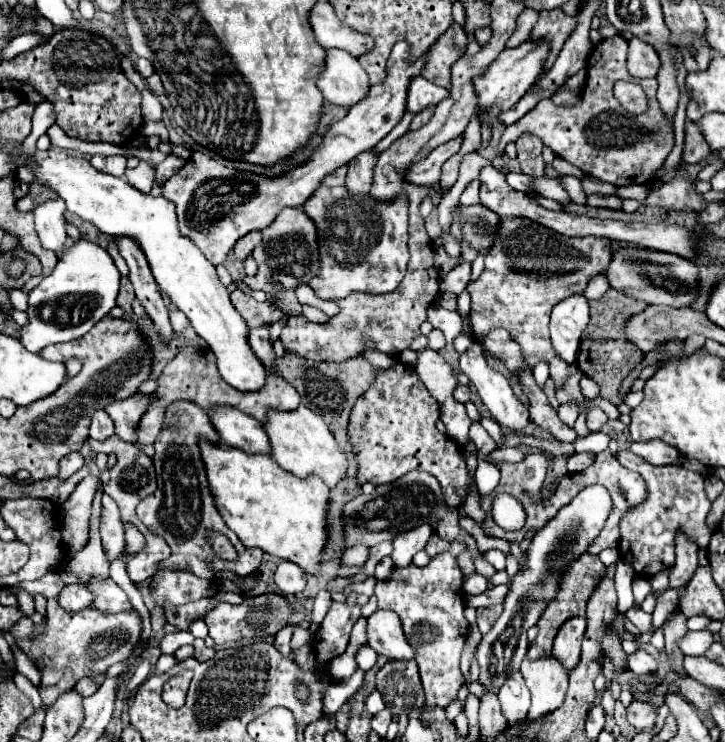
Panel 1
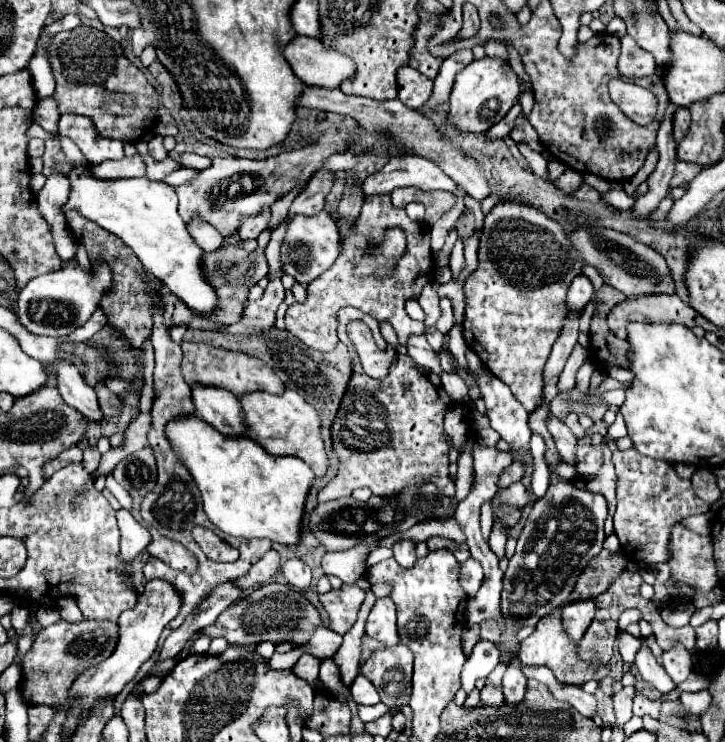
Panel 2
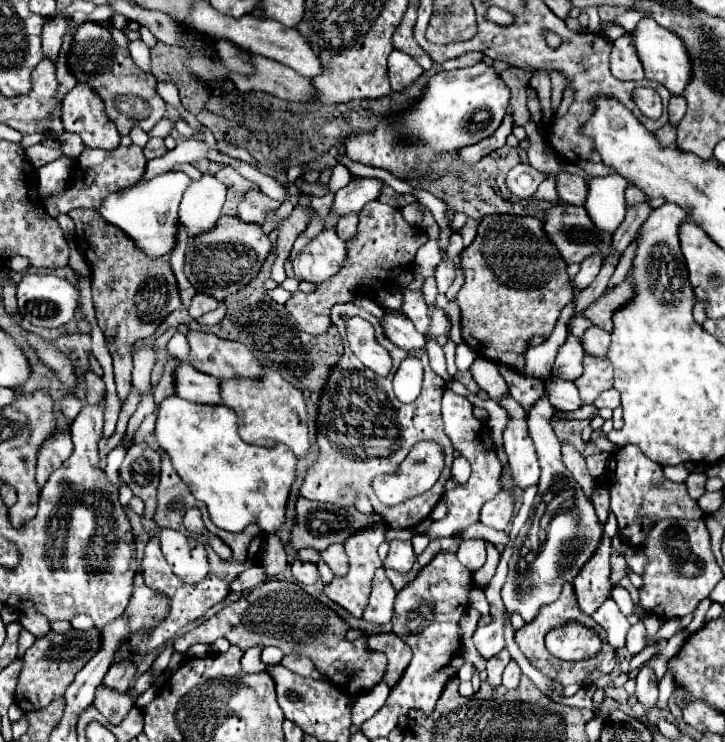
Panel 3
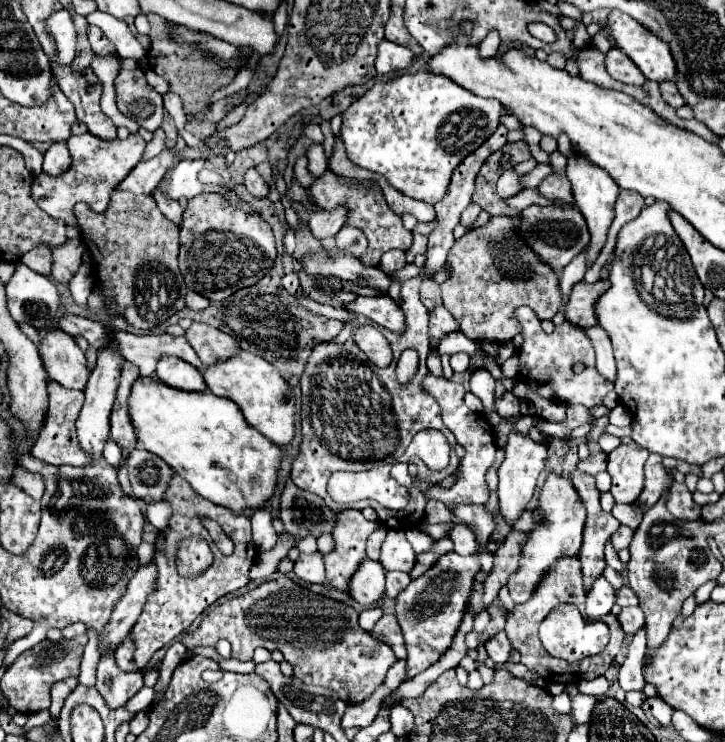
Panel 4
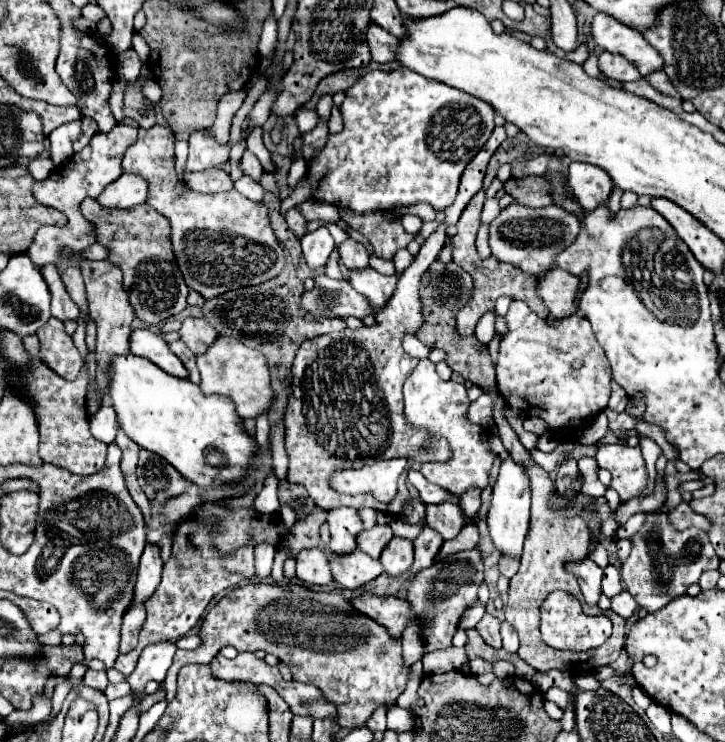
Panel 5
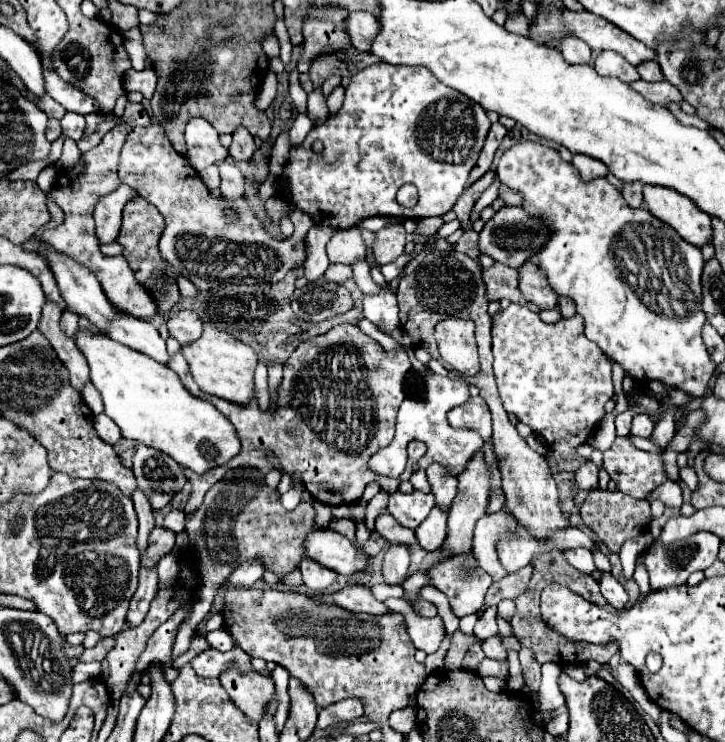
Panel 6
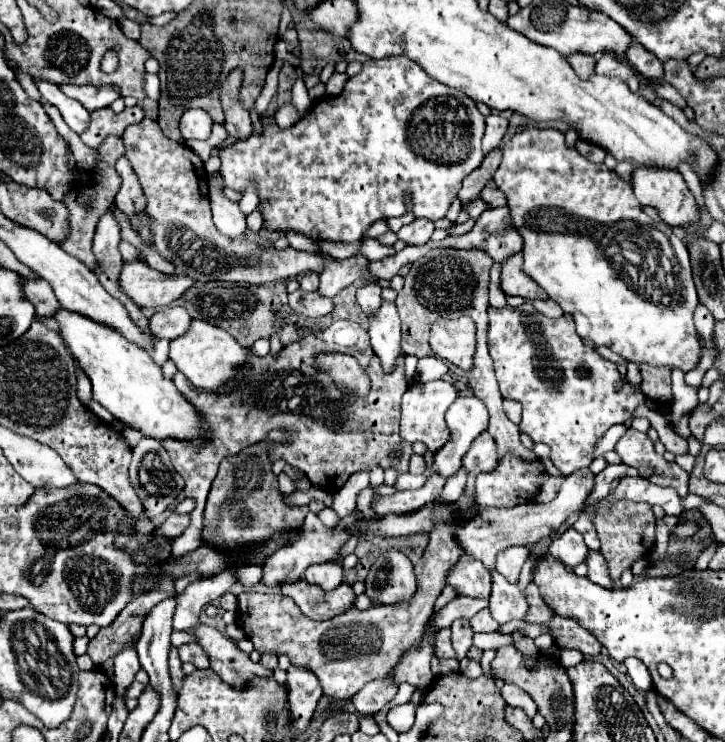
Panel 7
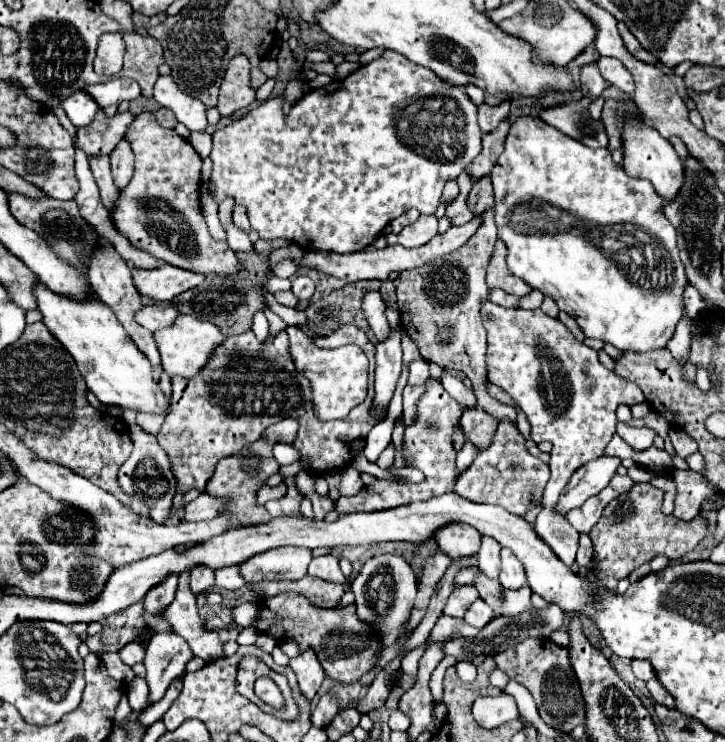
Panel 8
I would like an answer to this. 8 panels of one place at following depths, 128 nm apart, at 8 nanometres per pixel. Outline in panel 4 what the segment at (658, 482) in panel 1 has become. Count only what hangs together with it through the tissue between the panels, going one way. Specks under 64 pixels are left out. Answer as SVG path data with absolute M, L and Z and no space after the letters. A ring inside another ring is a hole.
M620 444L608 454L608 474L612 476L610 494L616 504L636 502L644 486L644 465L648 450L630 444ZM674 482L674 486L670 488L668 508L670 508L670 514L674 514L680 520L700 518L700 506L692 500L692 494L686 490L686 486L678 482Z

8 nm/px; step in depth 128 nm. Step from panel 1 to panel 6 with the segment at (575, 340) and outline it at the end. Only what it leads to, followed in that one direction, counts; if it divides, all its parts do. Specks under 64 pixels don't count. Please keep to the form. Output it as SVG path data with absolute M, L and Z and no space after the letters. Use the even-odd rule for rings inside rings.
M576 154L572 158L572 166L578 170L584 182L590 182L594 178L604 178L608 174L608 168L604 164L596 162L596 158L584 158L584 154Z

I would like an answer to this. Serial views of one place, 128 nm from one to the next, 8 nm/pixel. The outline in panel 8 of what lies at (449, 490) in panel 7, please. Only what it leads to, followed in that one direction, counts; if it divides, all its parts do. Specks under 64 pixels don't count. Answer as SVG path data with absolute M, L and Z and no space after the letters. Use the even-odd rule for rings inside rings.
M466 440L464 450L460 450L460 454L456 456L456 476L460 476L476 458L476 450L472 450L472 444Z

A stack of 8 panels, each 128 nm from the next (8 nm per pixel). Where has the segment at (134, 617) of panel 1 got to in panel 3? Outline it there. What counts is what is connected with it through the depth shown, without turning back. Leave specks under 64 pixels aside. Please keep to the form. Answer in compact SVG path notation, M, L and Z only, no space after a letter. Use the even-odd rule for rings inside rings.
M96 626L90 630L68 630L64 634L48 632L46 636L36 638L36 642L24 654L24 668L16 686L16 704L24 712L34 712L60 698L72 684L72 678L76 676L80 666L84 666L94 654L100 652L100 646L102 630Z

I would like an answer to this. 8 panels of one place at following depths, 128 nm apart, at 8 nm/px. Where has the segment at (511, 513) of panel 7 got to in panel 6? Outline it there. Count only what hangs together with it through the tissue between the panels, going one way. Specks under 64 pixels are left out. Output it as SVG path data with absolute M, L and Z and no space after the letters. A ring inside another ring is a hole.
M504 510L496 514L484 514L476 524L474 558L478 560L480 568L492 576L494 582L506 576L506 570L502 570L502 564L498 562L496 556L496 538L504 530L514 530L514 528L516 528L516 520Z

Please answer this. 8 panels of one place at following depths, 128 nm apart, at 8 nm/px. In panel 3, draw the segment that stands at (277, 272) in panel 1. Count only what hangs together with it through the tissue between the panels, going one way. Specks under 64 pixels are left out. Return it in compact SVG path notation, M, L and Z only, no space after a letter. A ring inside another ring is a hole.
M324 228L316 234L292 260L292 268L298 280L306 282L324 282L340 270L340 262L344 262L344 240L336 234L336 228Z

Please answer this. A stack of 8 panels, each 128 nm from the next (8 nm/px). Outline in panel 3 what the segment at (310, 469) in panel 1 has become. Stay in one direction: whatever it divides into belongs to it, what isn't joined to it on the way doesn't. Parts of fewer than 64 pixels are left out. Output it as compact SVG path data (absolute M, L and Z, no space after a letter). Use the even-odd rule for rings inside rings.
M266 368L266 376L260 382L248 380L228 380L222 382L222 400L228 408L232 408L238 416L238 432L240 438L248 444L256 446L278 446L286 444L298 458L304 458L310 450L310 434L308 434L308 412L304 396L290 382L280 378L274 370Z

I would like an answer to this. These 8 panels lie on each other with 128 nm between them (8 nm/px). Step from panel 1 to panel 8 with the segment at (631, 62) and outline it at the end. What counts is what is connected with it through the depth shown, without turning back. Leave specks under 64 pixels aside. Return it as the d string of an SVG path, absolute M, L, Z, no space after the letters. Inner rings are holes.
M600 58L598 62L600 74L606 82L610 82L612 86L624 90L626 94L634 92L634 80L632 74L628 74L628 70L624 68L624 64L620 64L616 58Z

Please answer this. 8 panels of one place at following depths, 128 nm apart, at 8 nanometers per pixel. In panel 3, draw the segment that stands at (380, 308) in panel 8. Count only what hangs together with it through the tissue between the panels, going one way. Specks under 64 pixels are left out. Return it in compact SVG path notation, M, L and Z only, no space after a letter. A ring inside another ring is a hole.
M346 214L346 216L338 218L336 232L340 232L340 238L348 240L356 234L356 226L358 226L358 214Z

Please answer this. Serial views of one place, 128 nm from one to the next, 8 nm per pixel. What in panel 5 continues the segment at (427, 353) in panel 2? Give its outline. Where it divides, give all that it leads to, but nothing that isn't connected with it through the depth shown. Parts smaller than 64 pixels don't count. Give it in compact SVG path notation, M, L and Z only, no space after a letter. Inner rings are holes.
M328 276L316 278L316 288L312 292L304 292L302 306L310 310L314 316L356 316L364 318L374 314L368 298L356 292L348 280L332 280Z

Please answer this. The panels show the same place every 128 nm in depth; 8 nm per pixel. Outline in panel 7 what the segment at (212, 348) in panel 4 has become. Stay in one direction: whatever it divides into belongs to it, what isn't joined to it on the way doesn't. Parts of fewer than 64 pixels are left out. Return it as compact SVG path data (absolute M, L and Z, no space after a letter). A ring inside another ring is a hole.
M164 308L156 312L150 320L150 330L156 334L156 338L178 338L188 332L192 322L192 316L186 312L186 308Z

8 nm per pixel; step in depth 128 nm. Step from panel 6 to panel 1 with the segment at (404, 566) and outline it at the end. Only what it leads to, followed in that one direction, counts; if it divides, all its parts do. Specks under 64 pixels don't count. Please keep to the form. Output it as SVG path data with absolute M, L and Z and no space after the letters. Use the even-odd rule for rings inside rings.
M426 524L426 526L420 526L420 528L414 528L414 530L408 530L404 534L398 534L394 538L394 550L392 550L392 560L396 566L408 566L412 562L412 556L420 550L424 550L428 538L432 536L432 528Z

